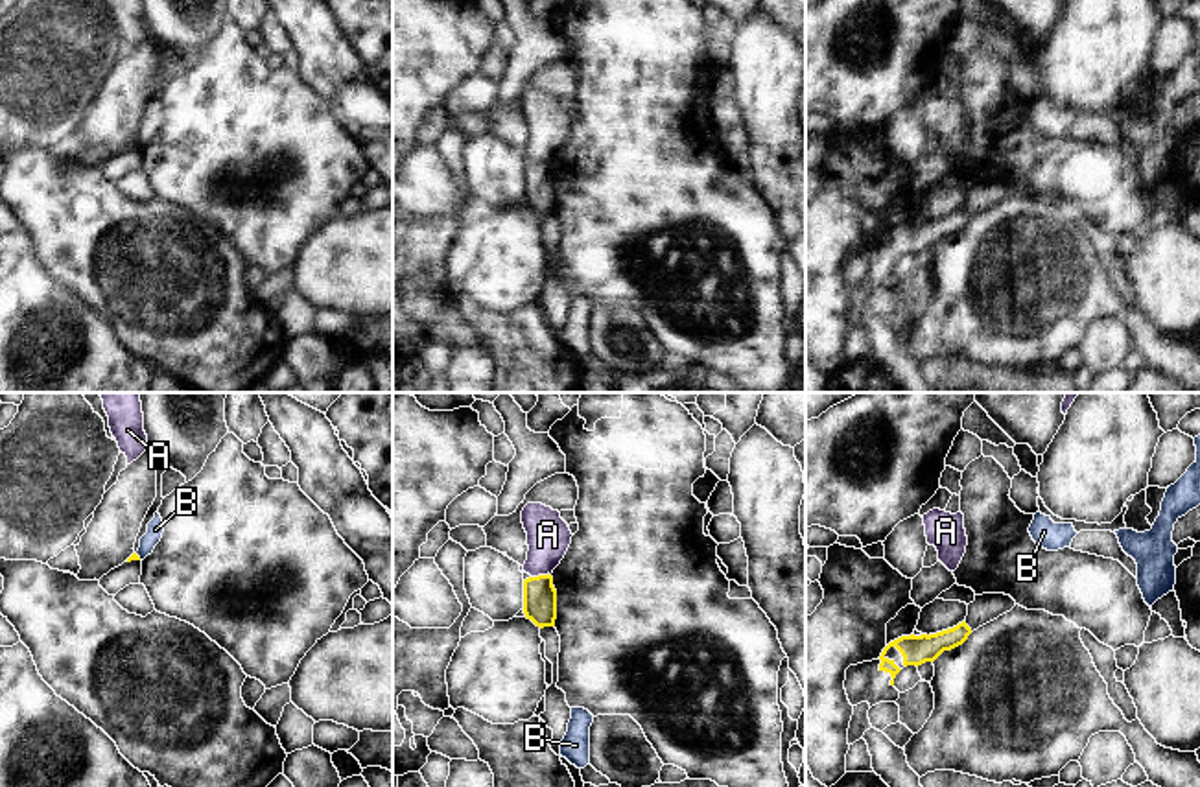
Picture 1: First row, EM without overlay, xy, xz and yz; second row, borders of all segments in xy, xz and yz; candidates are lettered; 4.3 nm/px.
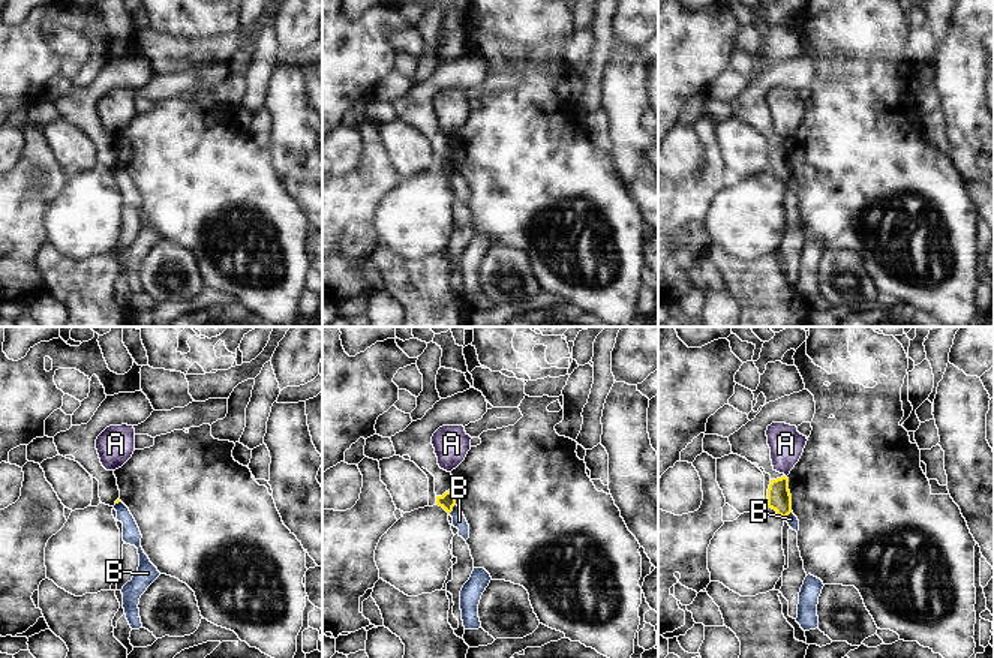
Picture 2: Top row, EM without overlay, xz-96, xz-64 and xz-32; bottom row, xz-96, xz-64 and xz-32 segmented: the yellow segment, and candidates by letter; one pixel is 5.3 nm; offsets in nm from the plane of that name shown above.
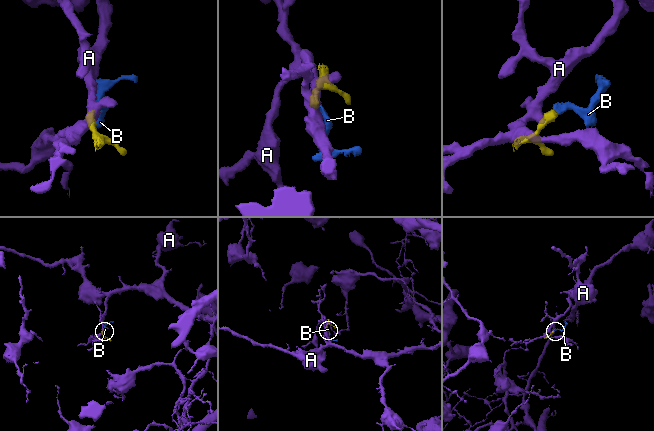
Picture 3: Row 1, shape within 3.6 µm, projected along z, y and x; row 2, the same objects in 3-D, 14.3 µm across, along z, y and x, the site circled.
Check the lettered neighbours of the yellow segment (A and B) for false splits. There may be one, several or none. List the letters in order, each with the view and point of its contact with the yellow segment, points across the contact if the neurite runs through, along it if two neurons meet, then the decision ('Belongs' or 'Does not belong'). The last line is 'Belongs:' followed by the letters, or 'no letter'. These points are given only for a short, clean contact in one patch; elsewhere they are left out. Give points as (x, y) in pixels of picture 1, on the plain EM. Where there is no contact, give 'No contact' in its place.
A: Touches yellow at xz (541, 163). Boundary: xz (550, 161), (531, 164). Does not belong
B: Touches yellow at xy (139, 144). Boundary: xy (135, 140), (141, 146). Does not belong
Belongs: no letter.

